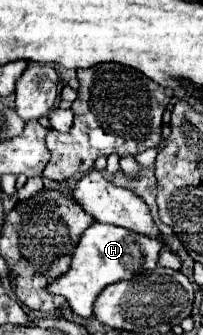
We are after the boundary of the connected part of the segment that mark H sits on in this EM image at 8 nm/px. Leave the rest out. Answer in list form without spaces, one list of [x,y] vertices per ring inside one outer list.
[[[94,222],[80,236],[80,242],[76,244],[76,250],[72,252],[70,270],[62,278],[48,284],[48,292],[66,298],[70,308],[74,310],[74,314],[90,318],[92,304],[94,304],[96,296],[100,294],[100,290],[104,290],[104,286],[108,286],[112,282],[132,280],[134,276],[138,276],[146,270],[154,270],[160,248],[162,248],[160,240],[146,238],[142,234],[124,230],[120,226]]]

